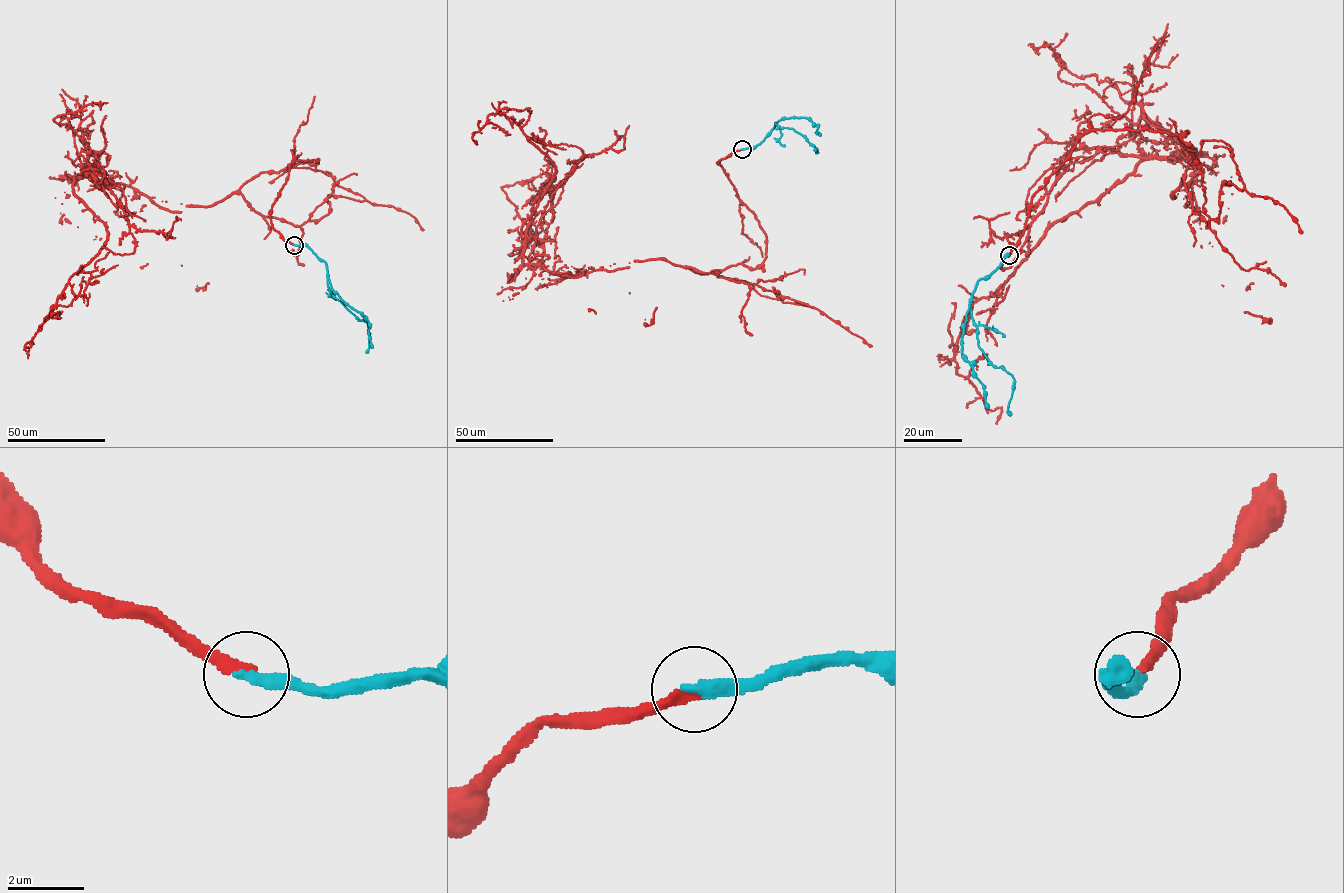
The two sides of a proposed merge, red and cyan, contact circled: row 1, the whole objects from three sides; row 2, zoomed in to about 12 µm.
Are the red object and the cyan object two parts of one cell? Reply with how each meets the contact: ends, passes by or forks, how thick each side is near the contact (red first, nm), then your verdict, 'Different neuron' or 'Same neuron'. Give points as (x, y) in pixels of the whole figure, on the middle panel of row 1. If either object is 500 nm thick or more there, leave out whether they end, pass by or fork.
At the ring red ends. At the ring cyan ends. Thickness 280 nm (red) against 360 nm. Same neuron

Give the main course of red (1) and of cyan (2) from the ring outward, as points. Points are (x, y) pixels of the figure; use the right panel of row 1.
1: (1009, 255), (1089, 131), (1185, 132), (1185, 205), (1198, 165), (1143, 159), (973, 305), (956, 372), (996, 423)
2: (1009, 255), (978, 281), (970, 303), (978, 347), (992, 365), (1002, 367), (1014, 380), (1008, 408), (1010, 415)

